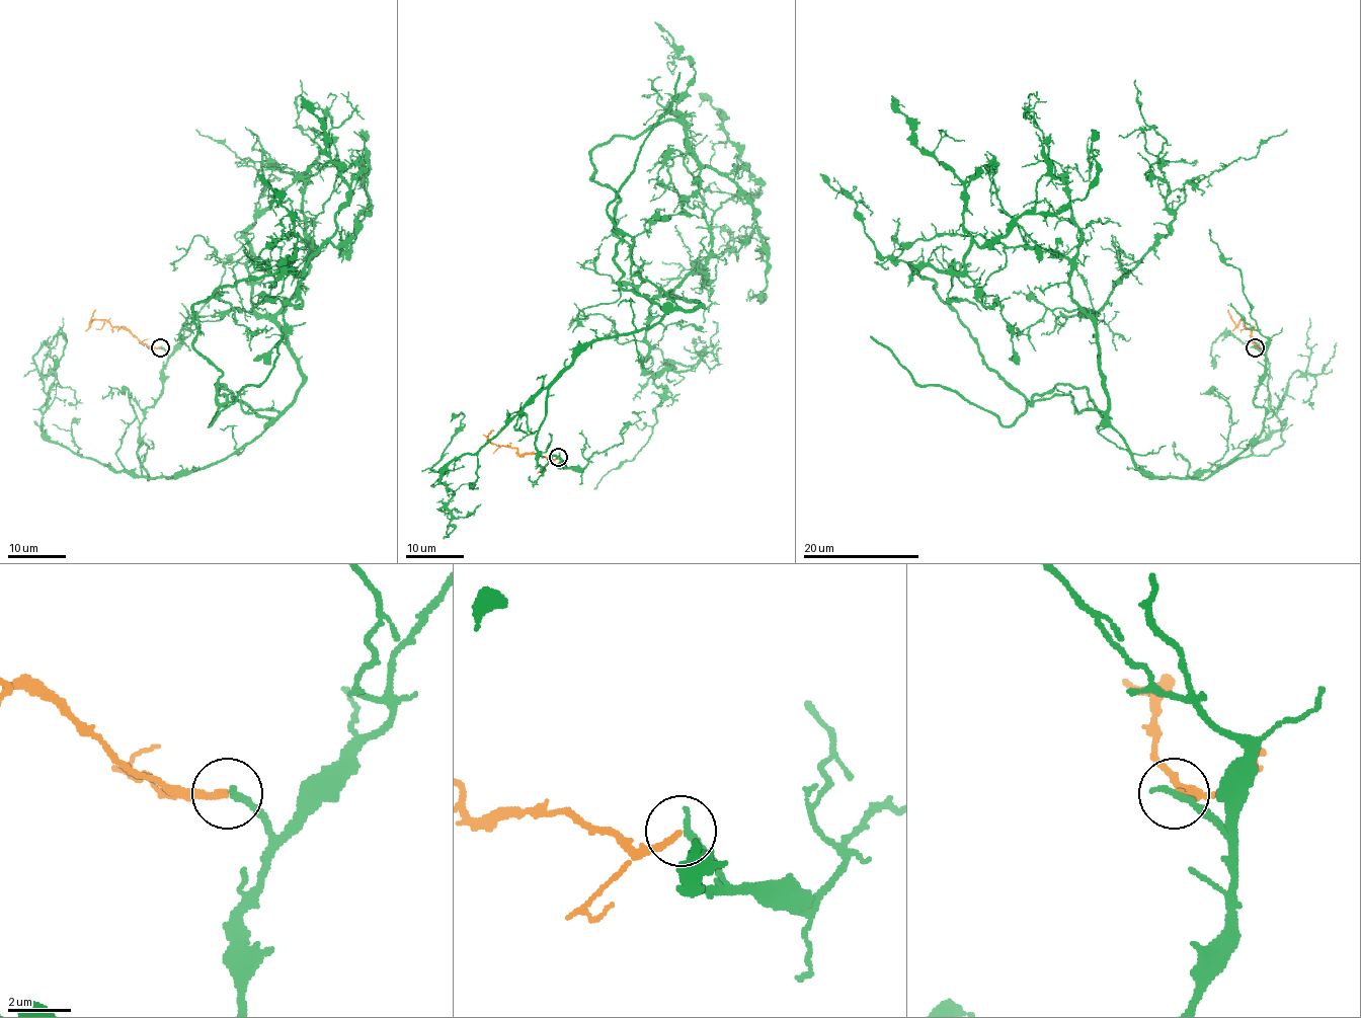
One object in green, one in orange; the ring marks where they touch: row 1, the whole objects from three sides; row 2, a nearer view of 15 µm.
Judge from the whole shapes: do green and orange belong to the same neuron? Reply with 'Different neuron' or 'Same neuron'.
Same neuron

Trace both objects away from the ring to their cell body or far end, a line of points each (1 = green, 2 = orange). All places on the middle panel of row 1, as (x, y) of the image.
1: (558, 457), (537, 460), (548, 386), (676, 304), (630, 272), (596, 147), (677, 121), (753, 208), (756, 301)
2: (558, 457), (548, 460), (537, 453), (521, 454), (516, 449), (493, 444), (487, 439), (493, 429)

